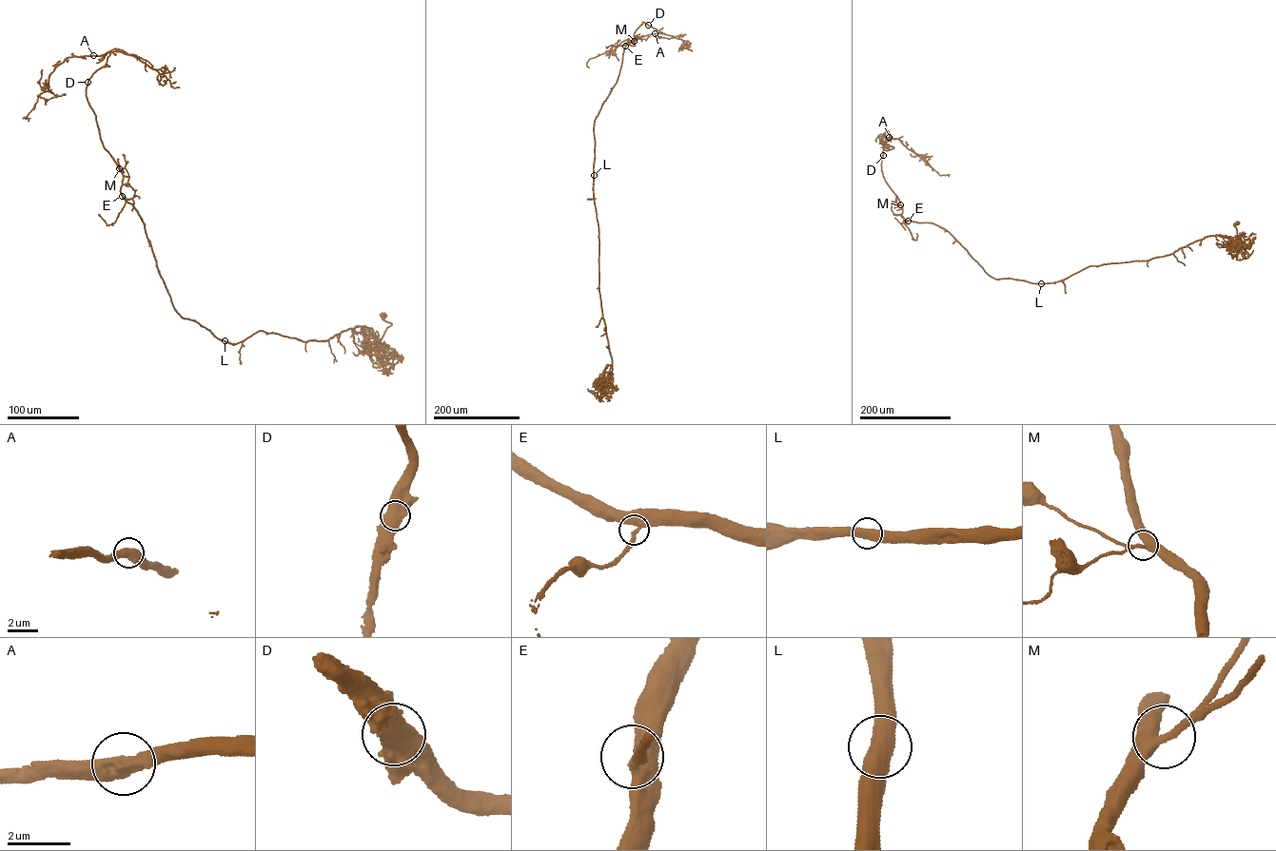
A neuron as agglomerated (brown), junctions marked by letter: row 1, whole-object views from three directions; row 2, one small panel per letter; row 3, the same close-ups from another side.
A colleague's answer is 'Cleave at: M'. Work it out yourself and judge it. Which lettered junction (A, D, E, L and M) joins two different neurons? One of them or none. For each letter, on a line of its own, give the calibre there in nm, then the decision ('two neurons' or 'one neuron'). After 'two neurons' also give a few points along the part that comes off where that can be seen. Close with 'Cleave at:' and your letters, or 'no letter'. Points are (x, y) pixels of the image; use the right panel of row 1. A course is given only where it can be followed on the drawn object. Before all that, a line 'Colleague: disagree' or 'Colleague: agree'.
Colleague: disagree
A: 550 nm thick; one neuron
D: 700 nm thick; one neuron
E: 360 nm thick; one neuron
L: 600 nm thick; one neuron
M: 400 nm thick; one neuron
Cleave at: no letter

